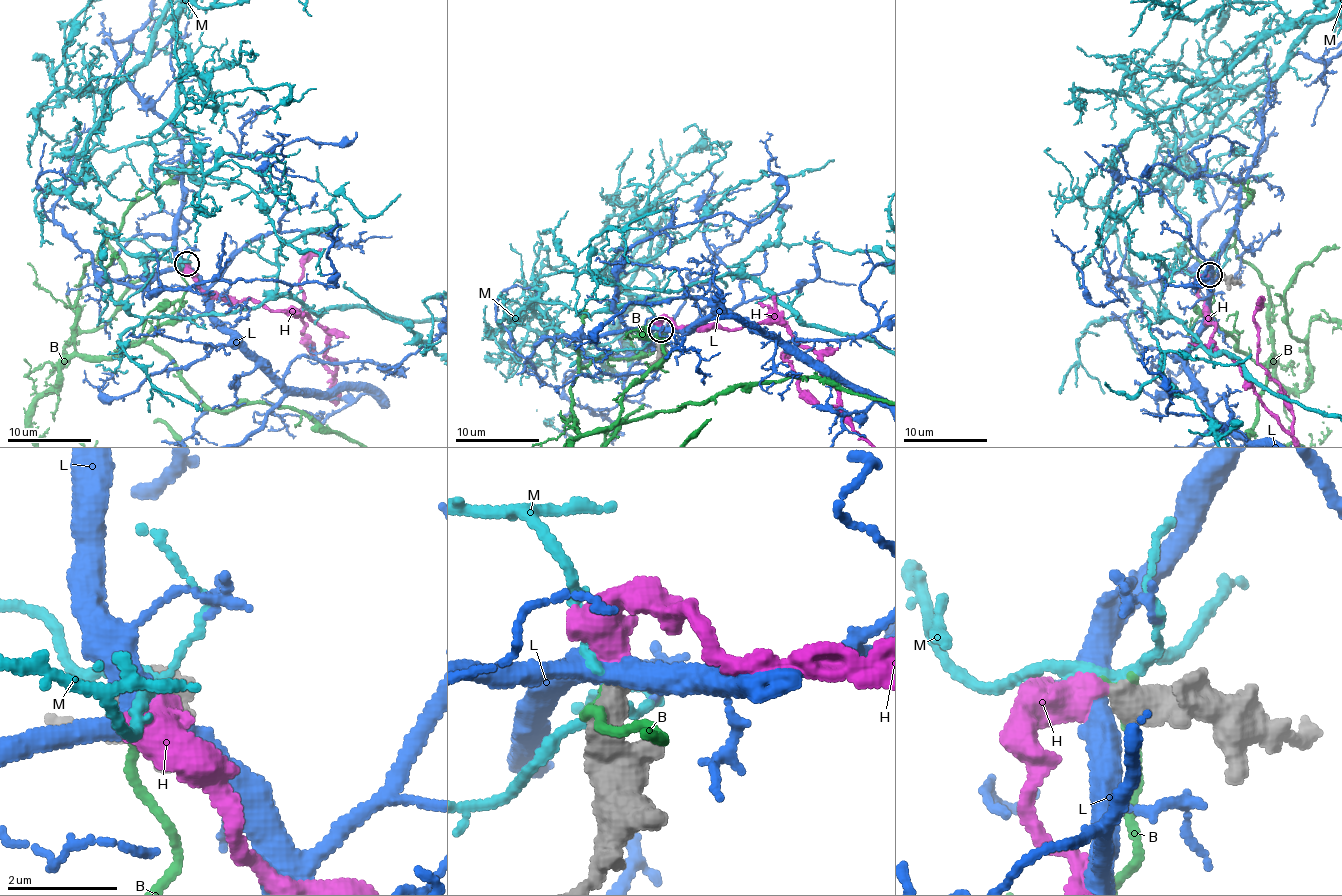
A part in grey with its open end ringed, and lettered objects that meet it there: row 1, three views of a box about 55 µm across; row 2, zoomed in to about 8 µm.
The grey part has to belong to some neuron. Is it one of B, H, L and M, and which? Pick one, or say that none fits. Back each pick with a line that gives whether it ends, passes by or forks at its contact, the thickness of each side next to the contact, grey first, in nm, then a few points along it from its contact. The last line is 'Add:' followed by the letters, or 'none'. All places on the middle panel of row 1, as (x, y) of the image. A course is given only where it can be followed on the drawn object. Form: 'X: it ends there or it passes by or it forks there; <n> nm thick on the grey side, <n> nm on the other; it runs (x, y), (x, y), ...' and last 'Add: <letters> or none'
H: it ends there; 550 nm thick on the grey side, 480 nm on the other
Add: H

